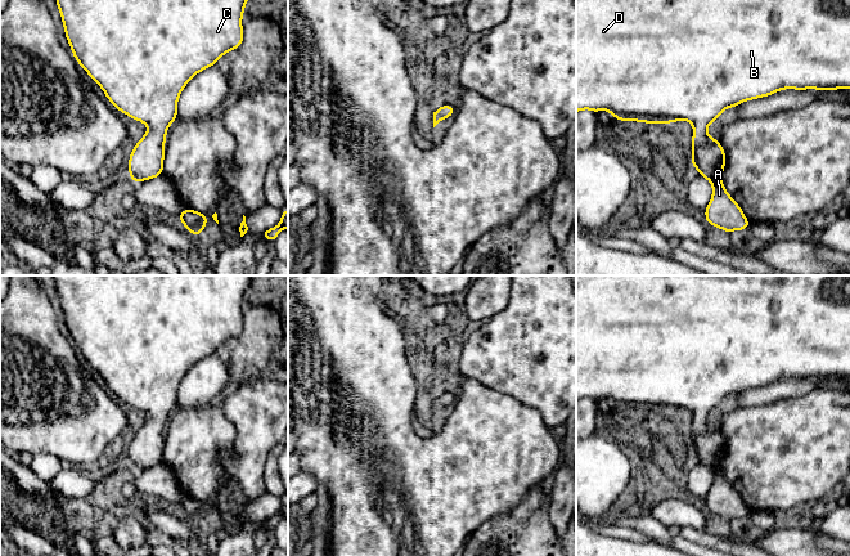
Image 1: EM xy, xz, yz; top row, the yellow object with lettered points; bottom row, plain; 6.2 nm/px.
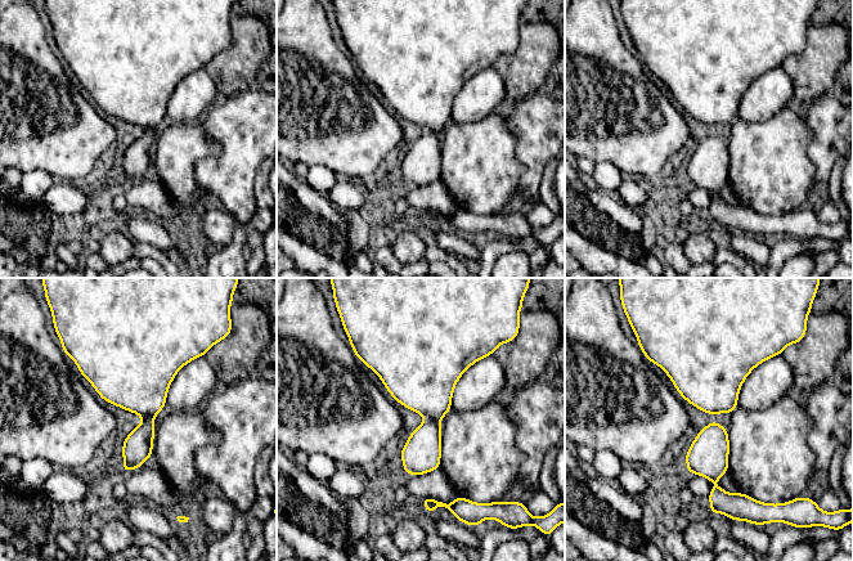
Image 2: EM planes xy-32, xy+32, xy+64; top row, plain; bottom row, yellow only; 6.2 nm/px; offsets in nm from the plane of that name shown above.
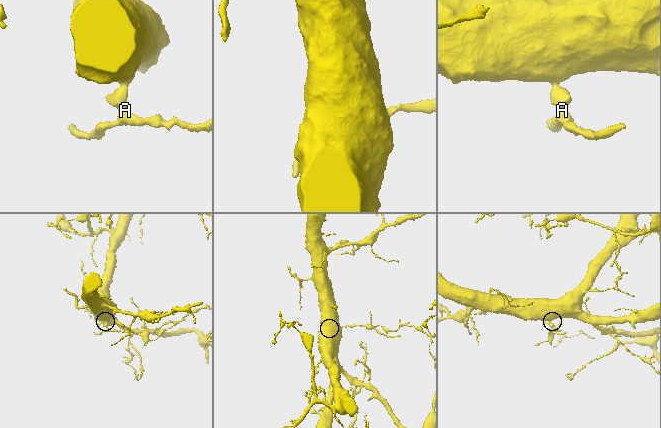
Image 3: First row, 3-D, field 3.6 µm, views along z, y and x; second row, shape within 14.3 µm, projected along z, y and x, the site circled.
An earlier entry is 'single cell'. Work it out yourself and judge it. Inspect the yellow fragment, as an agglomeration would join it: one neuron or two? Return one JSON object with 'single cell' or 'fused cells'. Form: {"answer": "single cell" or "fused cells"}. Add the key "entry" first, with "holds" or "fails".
{"entry": "holds", "answer": "single cell"}

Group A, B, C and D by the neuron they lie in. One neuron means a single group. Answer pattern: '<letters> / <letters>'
A B C D

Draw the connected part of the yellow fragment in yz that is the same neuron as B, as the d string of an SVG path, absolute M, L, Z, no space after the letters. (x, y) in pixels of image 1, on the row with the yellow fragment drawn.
M576 0L576 113L581 109L595 113L606 109L619 121L642 124L671 124L687 120L694 129L691 163L698 170L698 175L712 185L712 197L703 211L706 221L727 233L747 229L751 223L723 185L725 149L715 138L707 135L707 126L727 108L784 89L823 91L850 89L850 0Z

